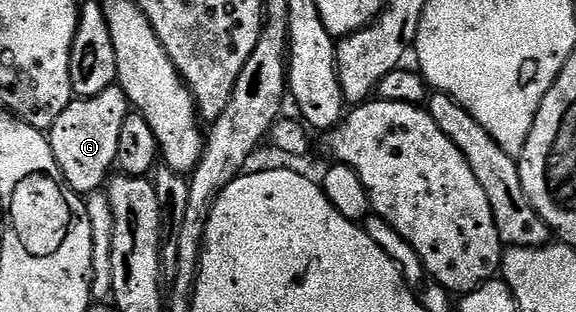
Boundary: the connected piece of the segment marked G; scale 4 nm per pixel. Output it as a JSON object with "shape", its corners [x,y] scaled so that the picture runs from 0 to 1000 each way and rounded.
{"shape":[[[205,276],[186,282],[168,308],[127,317],[115,353],[108,353],[101,391],[94,391],[87,417],[83,462],[101,519],[104,554],[130,615],[151,622],[182,599],[196,548],[193,538],[201,526],[205,442],[212,429],[212,391],[224,356],[219,301]]]}

